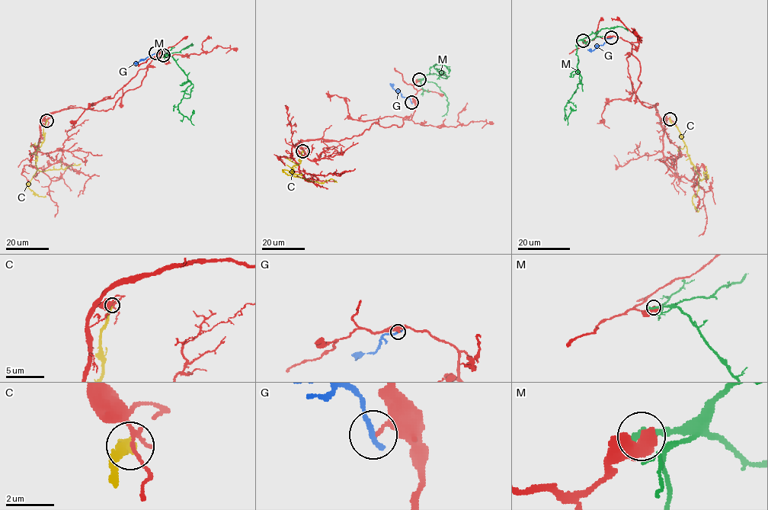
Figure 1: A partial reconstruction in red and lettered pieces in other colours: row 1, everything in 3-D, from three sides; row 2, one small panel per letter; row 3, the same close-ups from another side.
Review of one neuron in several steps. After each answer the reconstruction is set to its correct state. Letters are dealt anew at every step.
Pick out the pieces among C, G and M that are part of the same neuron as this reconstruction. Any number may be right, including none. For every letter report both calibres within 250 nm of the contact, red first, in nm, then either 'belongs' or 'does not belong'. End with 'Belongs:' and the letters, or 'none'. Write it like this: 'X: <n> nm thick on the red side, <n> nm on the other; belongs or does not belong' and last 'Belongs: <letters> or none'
C: 120 nm thick on the red side, 480 nm on the other; does not belong
G: 150 nm thick on the red side, 240 nm on the other; does not belong
M: 700 nm thick on the red side, 300 nm on the other; does not belong
Belongs: none

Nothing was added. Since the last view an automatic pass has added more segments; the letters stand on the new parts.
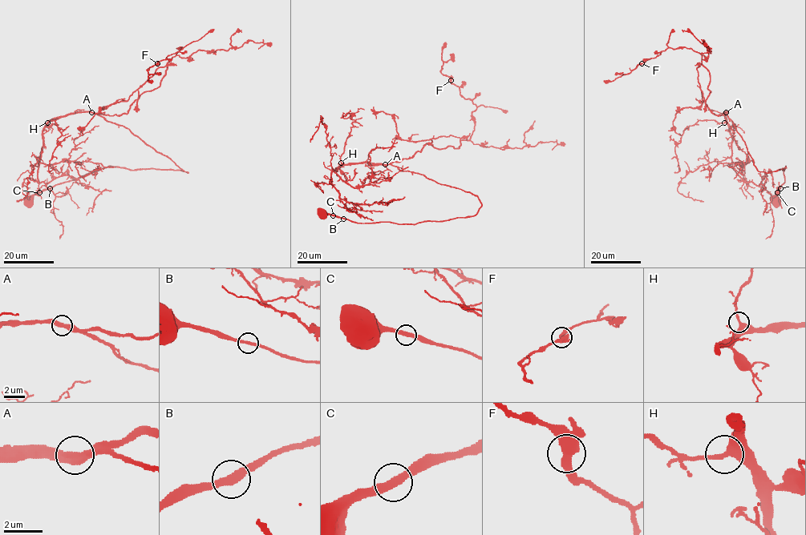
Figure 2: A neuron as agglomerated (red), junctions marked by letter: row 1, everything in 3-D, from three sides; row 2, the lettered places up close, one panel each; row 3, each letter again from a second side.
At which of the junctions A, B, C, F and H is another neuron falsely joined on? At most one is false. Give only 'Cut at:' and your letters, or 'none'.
Cut at: none

